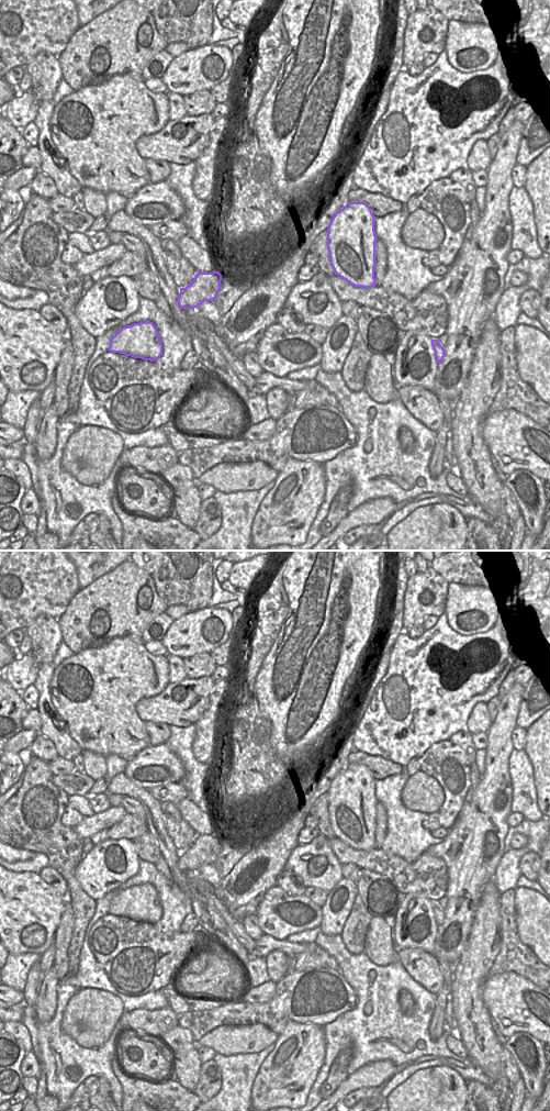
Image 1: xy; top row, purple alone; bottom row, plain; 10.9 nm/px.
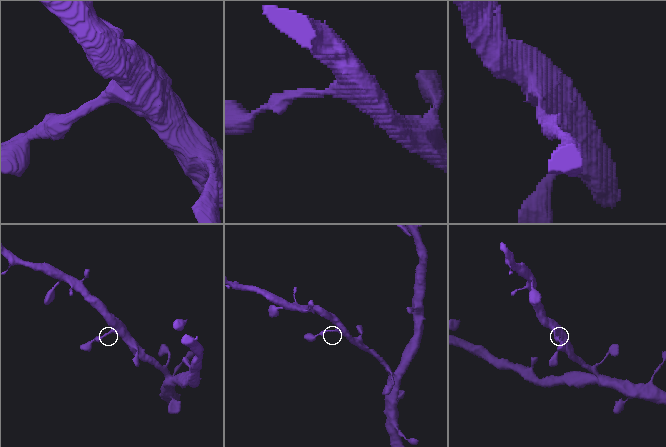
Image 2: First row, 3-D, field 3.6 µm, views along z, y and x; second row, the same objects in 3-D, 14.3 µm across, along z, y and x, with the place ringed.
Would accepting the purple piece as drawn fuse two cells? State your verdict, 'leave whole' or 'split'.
leave whole

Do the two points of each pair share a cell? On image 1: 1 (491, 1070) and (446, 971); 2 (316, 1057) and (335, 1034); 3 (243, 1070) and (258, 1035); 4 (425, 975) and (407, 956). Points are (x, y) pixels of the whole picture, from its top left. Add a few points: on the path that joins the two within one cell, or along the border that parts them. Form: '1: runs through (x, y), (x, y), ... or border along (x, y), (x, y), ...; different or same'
1: border along (453, 965), (449, 998); different
2: border along (323, 1026), (325, 1059), (318, 1070); different
3: border along (273, 1043), (258, 1052), (240, 1052), (225, 1056); different
4: runs through (425, 969), (413, 958); same

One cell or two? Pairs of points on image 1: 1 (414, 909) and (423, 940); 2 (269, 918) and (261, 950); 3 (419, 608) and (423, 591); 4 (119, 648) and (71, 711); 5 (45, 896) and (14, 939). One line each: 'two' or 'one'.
1: one
2: two
3: one
4: one
5: one

